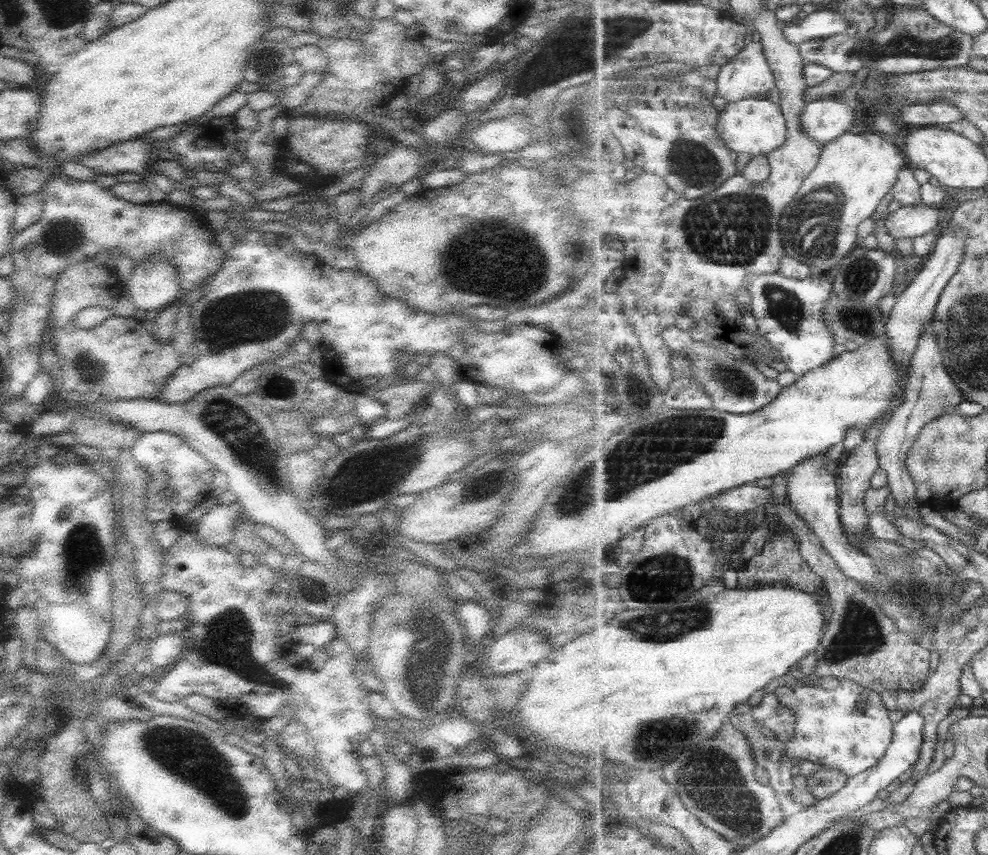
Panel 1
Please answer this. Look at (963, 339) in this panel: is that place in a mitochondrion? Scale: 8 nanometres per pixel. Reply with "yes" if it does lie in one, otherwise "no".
yes

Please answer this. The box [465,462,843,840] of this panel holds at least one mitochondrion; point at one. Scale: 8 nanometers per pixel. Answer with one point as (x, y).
(713, 775)

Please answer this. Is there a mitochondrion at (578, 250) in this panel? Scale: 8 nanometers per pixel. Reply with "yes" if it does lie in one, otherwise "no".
no

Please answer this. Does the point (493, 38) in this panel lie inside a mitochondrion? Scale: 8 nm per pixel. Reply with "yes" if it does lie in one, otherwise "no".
no

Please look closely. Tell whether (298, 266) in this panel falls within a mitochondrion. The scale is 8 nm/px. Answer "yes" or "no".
no

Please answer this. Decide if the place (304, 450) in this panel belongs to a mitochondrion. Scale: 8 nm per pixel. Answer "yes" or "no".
no

